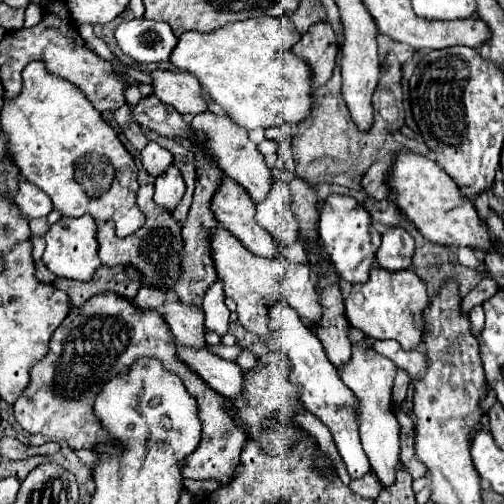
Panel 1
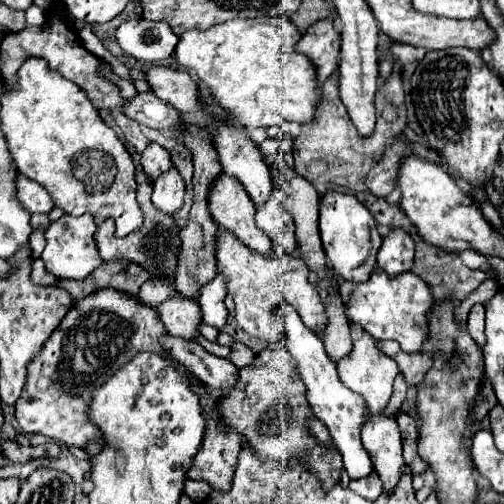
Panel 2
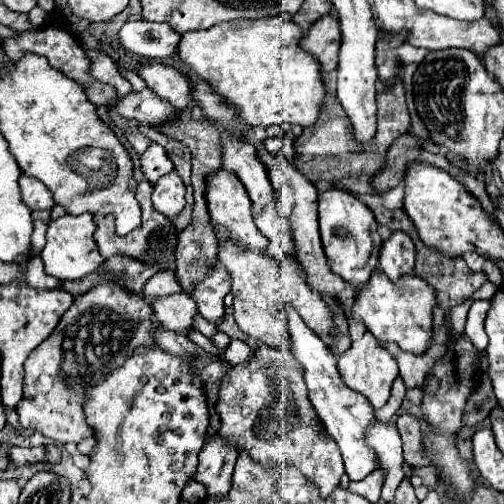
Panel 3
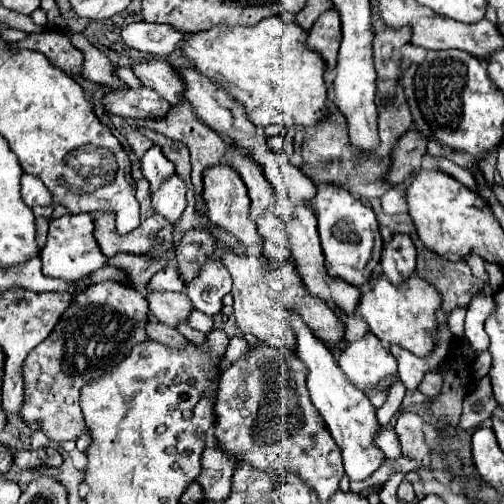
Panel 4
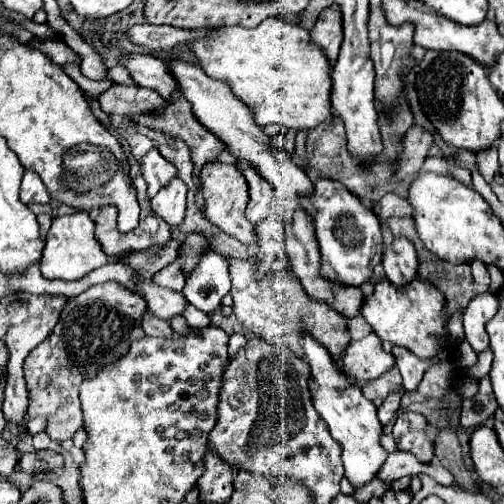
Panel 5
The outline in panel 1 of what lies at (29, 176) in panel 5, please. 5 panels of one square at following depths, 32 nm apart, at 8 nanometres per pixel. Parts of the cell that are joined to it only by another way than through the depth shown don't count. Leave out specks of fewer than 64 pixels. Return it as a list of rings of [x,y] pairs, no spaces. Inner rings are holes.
[[[20,176],[18,180],[18,194],[14,200],[28,218],[48,216],[52,210],[52,200],[44,196],[44,192],[36,184],[28,182],[24,176]]]

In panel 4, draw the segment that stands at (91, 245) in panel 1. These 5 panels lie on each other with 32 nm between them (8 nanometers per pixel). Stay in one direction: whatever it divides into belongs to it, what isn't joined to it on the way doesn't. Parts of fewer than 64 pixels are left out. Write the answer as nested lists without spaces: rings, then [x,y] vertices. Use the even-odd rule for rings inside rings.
[[[66,214],[62,218],[50,220],[48,242],[40,252],[42,258],[42,274],[50,278],[62,278],[68,282],[78,282],[86,278],[90,272],[102,268],[108,258],[100,252],[98,242],[94,240],[94,220],[90,214]]]

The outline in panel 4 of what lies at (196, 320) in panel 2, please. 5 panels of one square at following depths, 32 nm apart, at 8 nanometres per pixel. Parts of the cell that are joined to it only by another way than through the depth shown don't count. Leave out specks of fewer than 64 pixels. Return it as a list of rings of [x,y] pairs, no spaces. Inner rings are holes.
[[[148,292],[146,300],[150,304],[150,312],[164,324],[168,326],[176,326],[180,320],[186,322],[190,310],[192,310],[192,302],[188,300],[188,296],[184,296],[184,292]]]

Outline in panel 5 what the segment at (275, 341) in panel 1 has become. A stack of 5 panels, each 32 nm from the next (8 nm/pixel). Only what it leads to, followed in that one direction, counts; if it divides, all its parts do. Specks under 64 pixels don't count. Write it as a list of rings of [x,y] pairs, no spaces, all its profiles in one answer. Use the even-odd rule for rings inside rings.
[[[302,336],[302,348],[304,360],[310,364],[312,370],[310,392],[314,408],[328,424],[332,438],[342,444],[342,462],[348,482],[352,486],[364,486],[376,478],[378,470],[388,458],[388,452],[380,444],[382,424],[376,416],[376,406],[364,398],[362,390],[356,384],[350,384],[350,380],[340,370],[336,370],[336,366],[332,364],[332,356],[328,356],[328,350],[324,346],[320,346],[310,336]]]

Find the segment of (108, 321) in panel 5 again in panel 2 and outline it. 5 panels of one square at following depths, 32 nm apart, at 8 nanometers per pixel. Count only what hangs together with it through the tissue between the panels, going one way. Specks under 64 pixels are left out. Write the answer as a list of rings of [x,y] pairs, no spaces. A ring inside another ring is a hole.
[[[100,288],[98,292],[88,294],[86,298],[82,298],[80,302],[76,302],[76,304],[68,310],[68,314],[62,318],[60,326],[52,332],[52,336],[50,336],[50,338],[46,340],[46,344],[42,346],[40,354],[38,354],[34,360],[28,362],[26,384],[24,384],[24,390],[22,390],[20,400],[16,402],[16,420],[18,420],[18,424],[20,424],[26,432],[38,432],[38,434],[44,434],[44,436],[52,438],[54,442],[62,442],[62,444],[82,446],[82,444],[86,444],[88,440],[102,440],[100,430],[98,430],[94,424],[88,422],[88,414],[86,414],[88,404],[90,404],[90,398],[92,398],[92,388],[96,388],[96,386],[100,386],[104,380],[108,380],[108,376],[110,376],[112,372],[116,372],[118,368],[122,368],[122,364],[126,364],[126,362],[130,360],[130,356],[136,356],[136,352],[164,352],[164,354],[166,354],[166,350],[160,346],[160,332],[166,332],[166,328],[164,328],[164,324],[160,324],[160,320],[158,320],[158,316],[156,316],[156,310],[150,308],[150,306],[146,306],[146,304],[142,304],[142,302],[138,300],[138,296],[128,296],[128,294],[118,292],[118,290],[112,290],[112,288]]]

